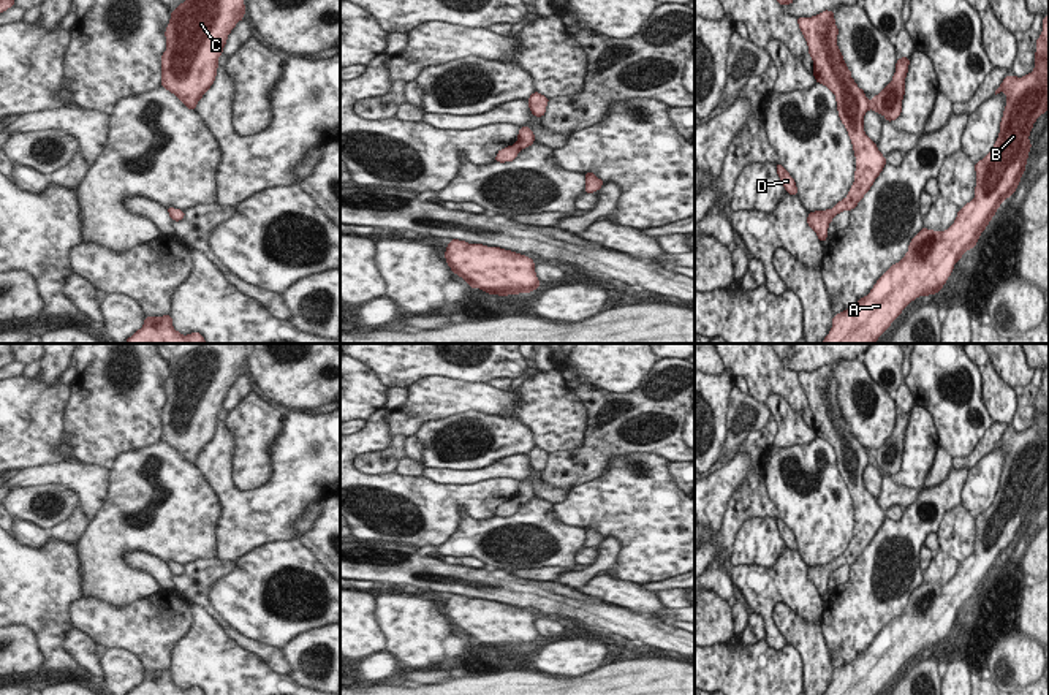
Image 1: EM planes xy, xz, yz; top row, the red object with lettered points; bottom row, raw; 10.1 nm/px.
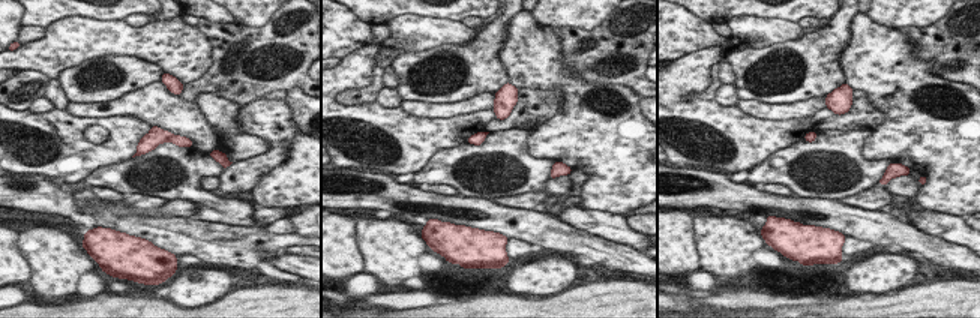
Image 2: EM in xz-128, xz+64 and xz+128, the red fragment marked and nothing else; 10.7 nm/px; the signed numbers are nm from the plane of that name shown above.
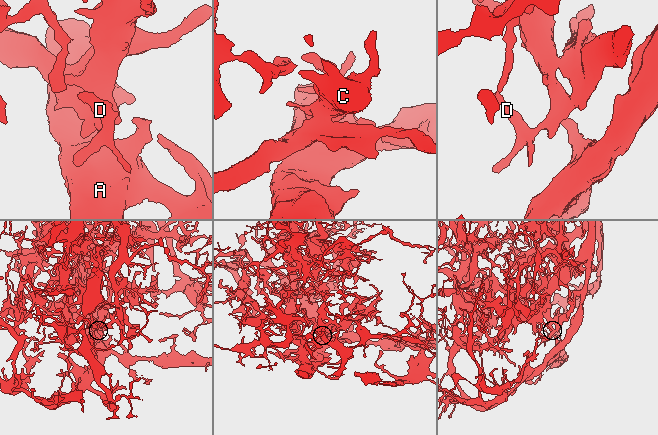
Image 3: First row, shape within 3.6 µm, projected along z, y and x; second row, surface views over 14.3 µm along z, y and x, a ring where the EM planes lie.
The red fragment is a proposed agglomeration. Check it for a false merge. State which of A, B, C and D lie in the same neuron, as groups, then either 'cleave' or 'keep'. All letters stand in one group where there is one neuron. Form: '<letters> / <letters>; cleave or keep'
A B C D; keep

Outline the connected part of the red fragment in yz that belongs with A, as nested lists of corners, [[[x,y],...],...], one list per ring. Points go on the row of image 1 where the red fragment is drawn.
[[[1049,14],[1043,19],[1043,32],[1035,43],[1035,68],[1017,78],[1006,74],[995,95],[1006,95],[1006,106],[1000,122],[1000,133],[992,150],[975,163],[975,198],[959,209],[954,223],[945,231],[926,226],[910,241],[902,261],[892,264],[873,285],[870,293],[861,298],[851,309],[835,313],[832,328],[823,344],[875,344],[902,310],[916,298],[940,293],[954,264],[973,249],[1000,204],[1019,187],[1025,171],[1032,142],[1030,131],[1036,119],[1049,111]]]

